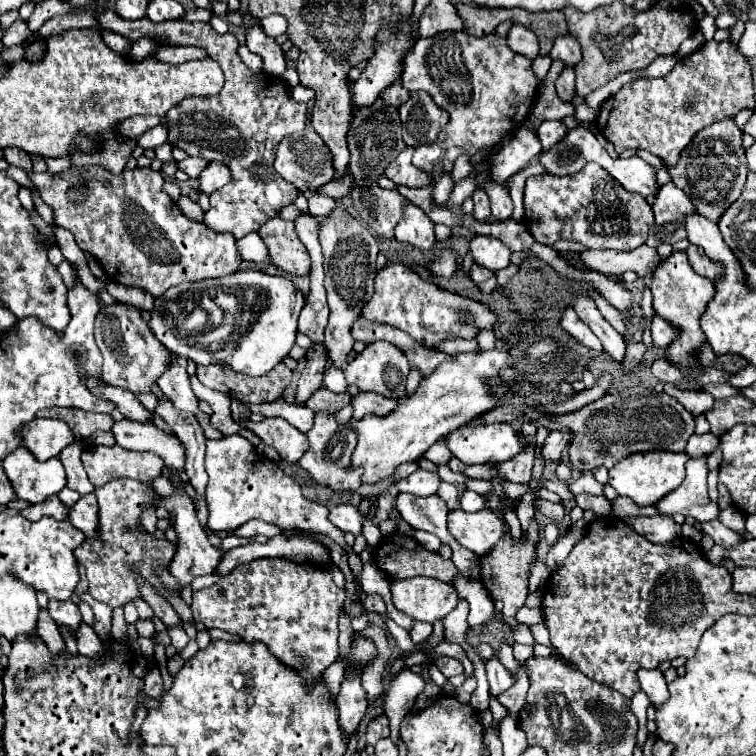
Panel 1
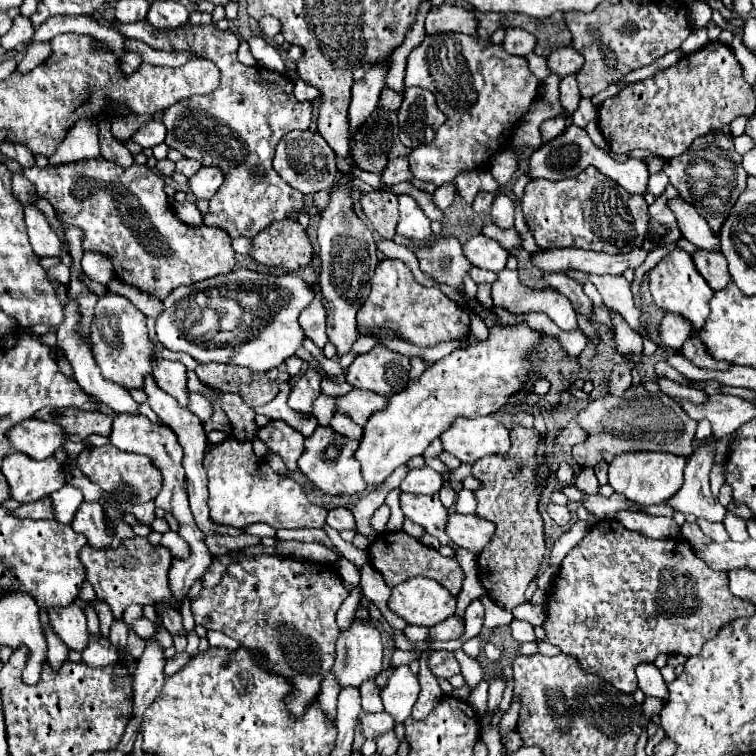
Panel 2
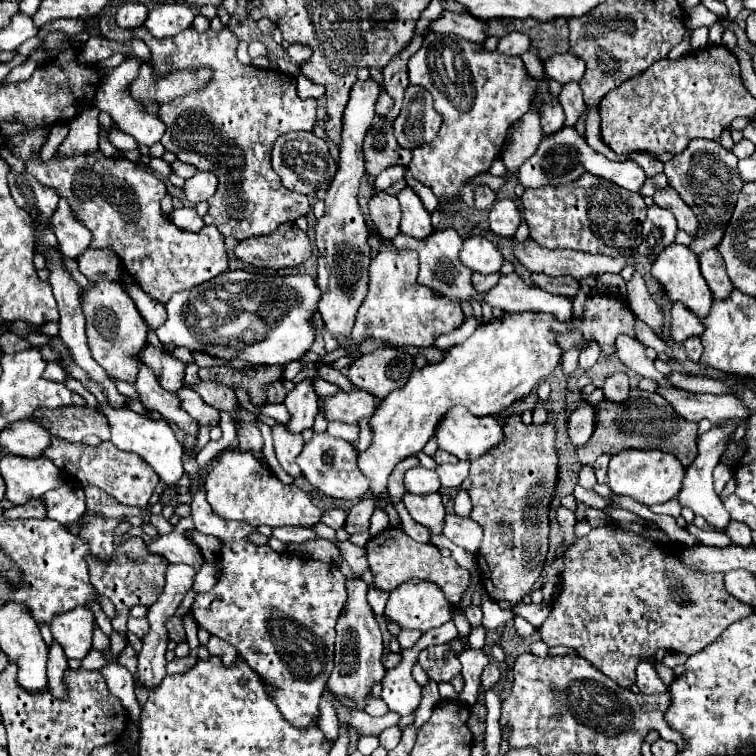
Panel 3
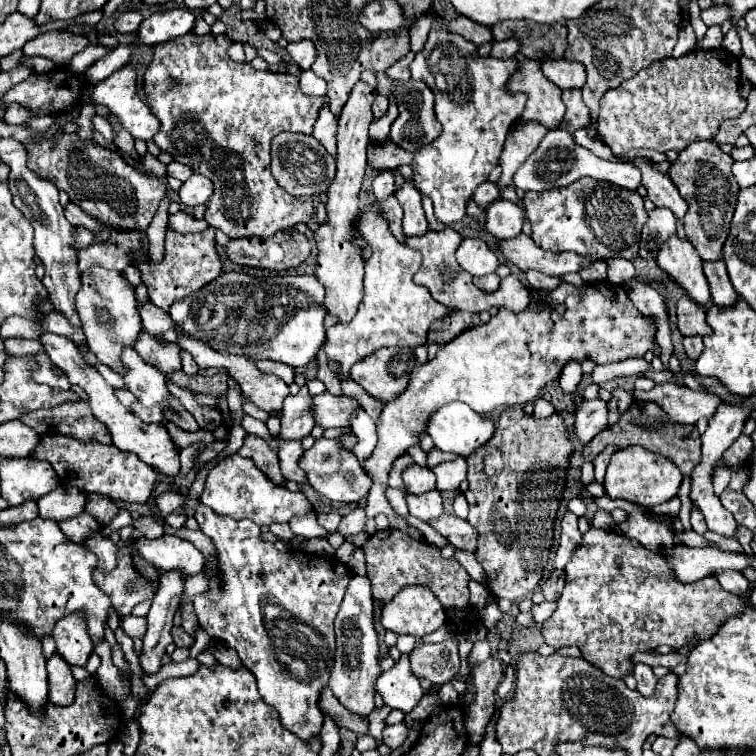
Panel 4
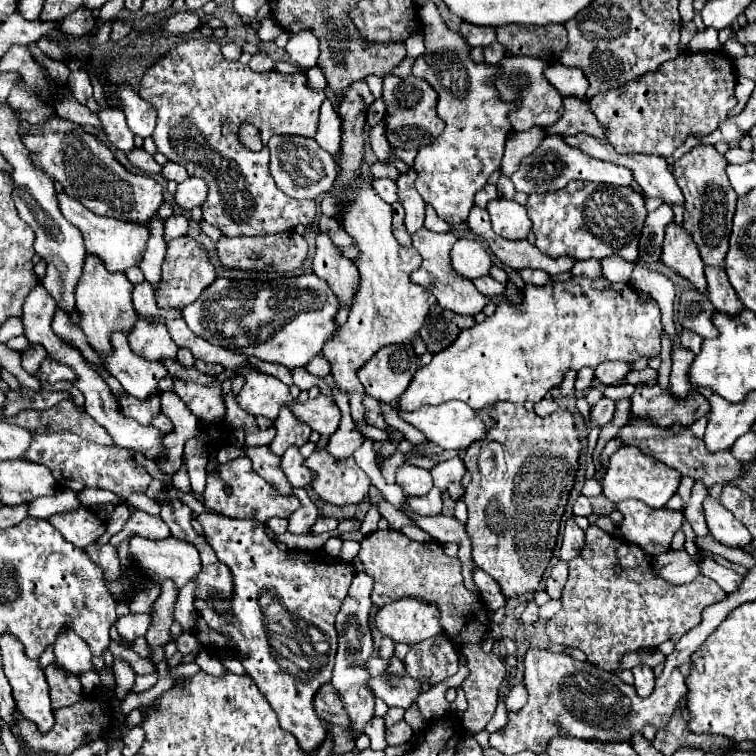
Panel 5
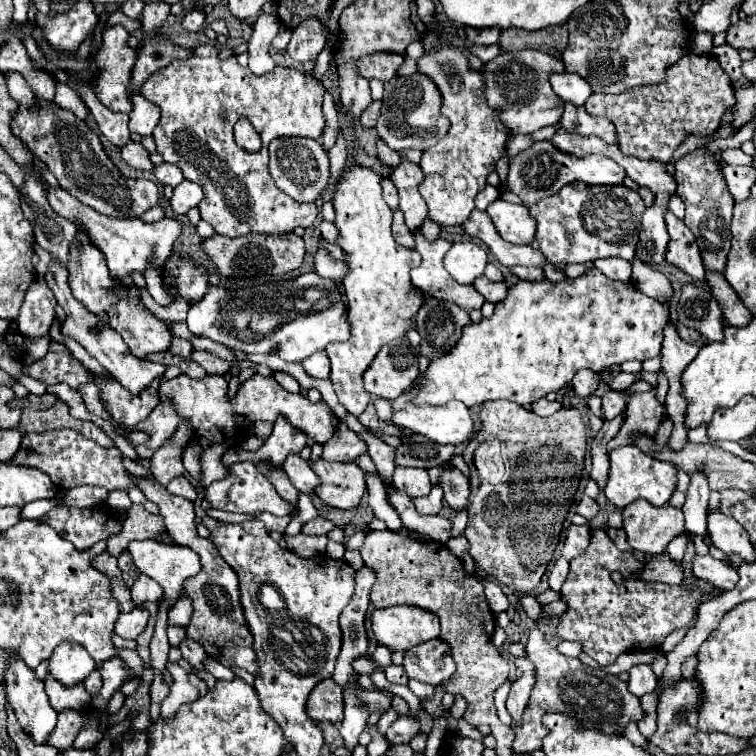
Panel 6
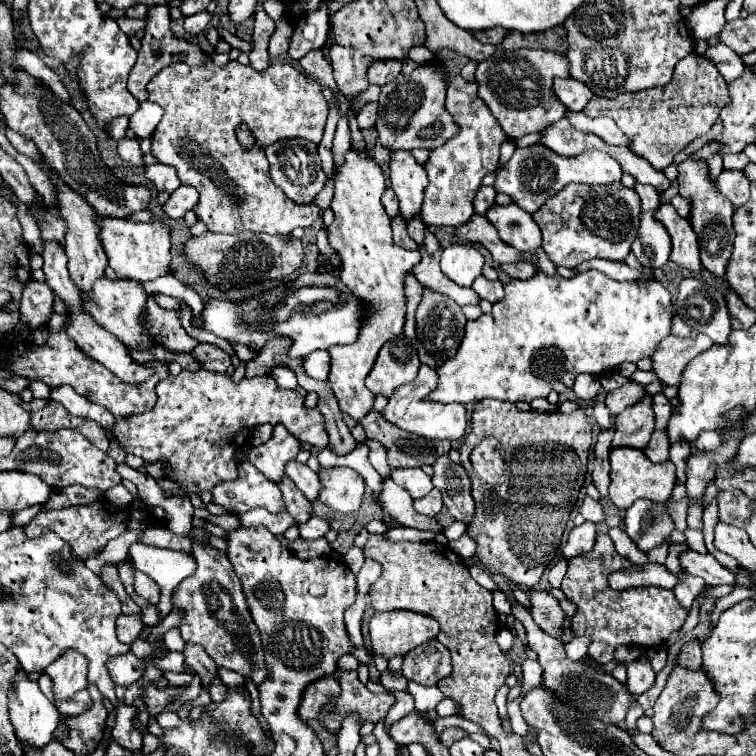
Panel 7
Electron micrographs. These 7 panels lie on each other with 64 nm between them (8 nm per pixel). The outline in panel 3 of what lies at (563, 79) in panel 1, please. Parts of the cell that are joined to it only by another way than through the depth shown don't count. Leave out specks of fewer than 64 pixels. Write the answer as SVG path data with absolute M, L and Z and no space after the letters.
M570 82L566 86L562 86L562 92L560 92L560 104L566 112L566 120L564 120L564 126L574 126L580 116L586 112L586 104L582 100L582 90L576 82Z

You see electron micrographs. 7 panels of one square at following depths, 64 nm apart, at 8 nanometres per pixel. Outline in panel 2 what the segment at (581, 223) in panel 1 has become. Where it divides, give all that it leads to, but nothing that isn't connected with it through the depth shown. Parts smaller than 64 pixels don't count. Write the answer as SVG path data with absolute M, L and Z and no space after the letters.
M590 166L576 178L562 182L528 182L522 196L522 210L536 244L544 250L572 246L610 254L630 252L642 246L648 228L648 204L644 196L626 192Z

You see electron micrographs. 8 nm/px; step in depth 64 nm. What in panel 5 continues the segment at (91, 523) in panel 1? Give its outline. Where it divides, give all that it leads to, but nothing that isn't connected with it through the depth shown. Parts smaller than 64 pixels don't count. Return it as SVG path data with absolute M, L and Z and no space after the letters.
M90 544L86 548L86 552L90 554L90 560L104 570L106 580L114 582L114 580L118 580L122 576L120 574L122 570L120 570L120 562L118 562L118 552L116 552L116 548L112 544L104 544L104 546Z

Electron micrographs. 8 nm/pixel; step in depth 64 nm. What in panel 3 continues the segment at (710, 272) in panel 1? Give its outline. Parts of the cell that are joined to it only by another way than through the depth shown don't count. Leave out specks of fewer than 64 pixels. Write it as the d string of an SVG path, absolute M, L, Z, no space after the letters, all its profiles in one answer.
M710 250L700 256L700 270L716 300L724 300L726 296L730 296L734 286L726 274L726 266L718 250Z

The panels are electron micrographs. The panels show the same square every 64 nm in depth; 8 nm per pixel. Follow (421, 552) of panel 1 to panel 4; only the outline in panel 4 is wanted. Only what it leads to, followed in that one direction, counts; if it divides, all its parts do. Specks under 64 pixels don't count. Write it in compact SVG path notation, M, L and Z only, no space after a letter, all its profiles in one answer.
M380 530L374 532L364 546L360 548L366 558L366 576L372 582L372 596L386 604L396 596L404 586L408 584L420 584L434 592L434 596L442 602L446 608L448 624L454 630L474 630L480 624L480 616L476 608L470 604L470 592L468 592L468 572L456 558L442 558L440 548L428 542L420 542L410 538L406 532L400 530Z

